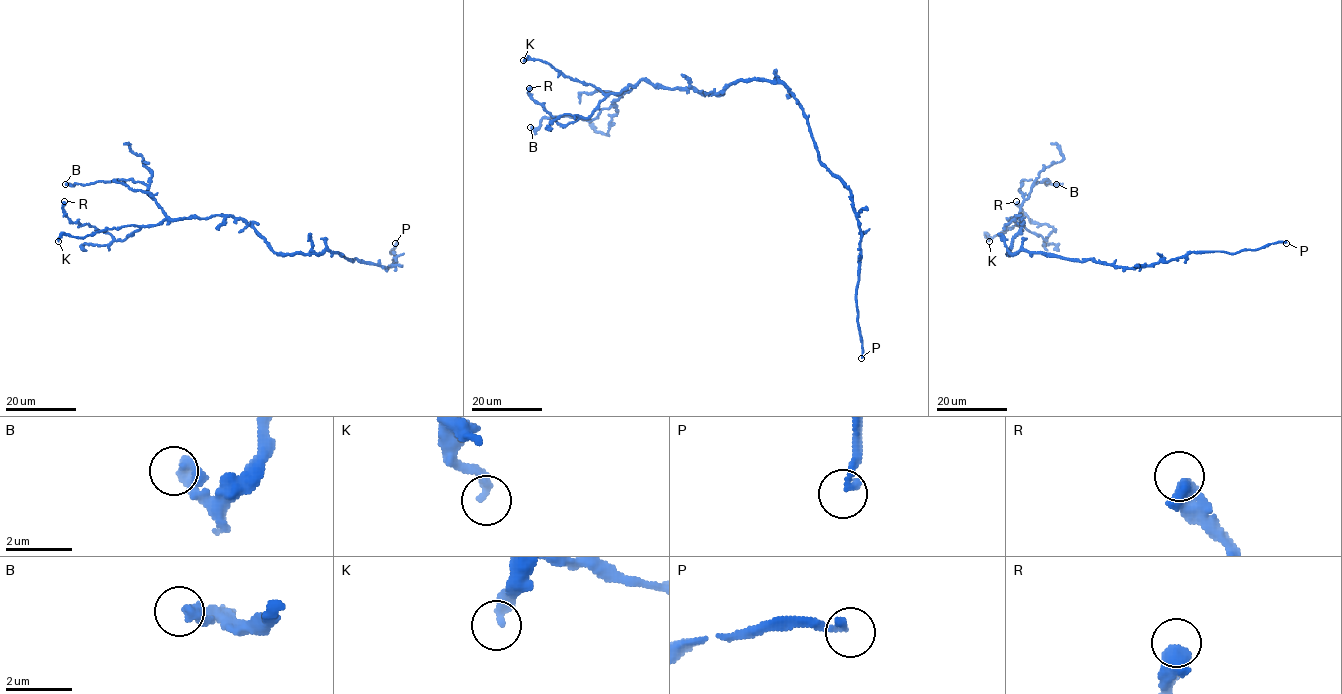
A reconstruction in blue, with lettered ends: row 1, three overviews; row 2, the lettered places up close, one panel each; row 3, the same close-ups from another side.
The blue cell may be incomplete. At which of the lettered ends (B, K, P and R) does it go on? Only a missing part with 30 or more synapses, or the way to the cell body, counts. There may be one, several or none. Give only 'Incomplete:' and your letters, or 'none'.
Incomplete: P

